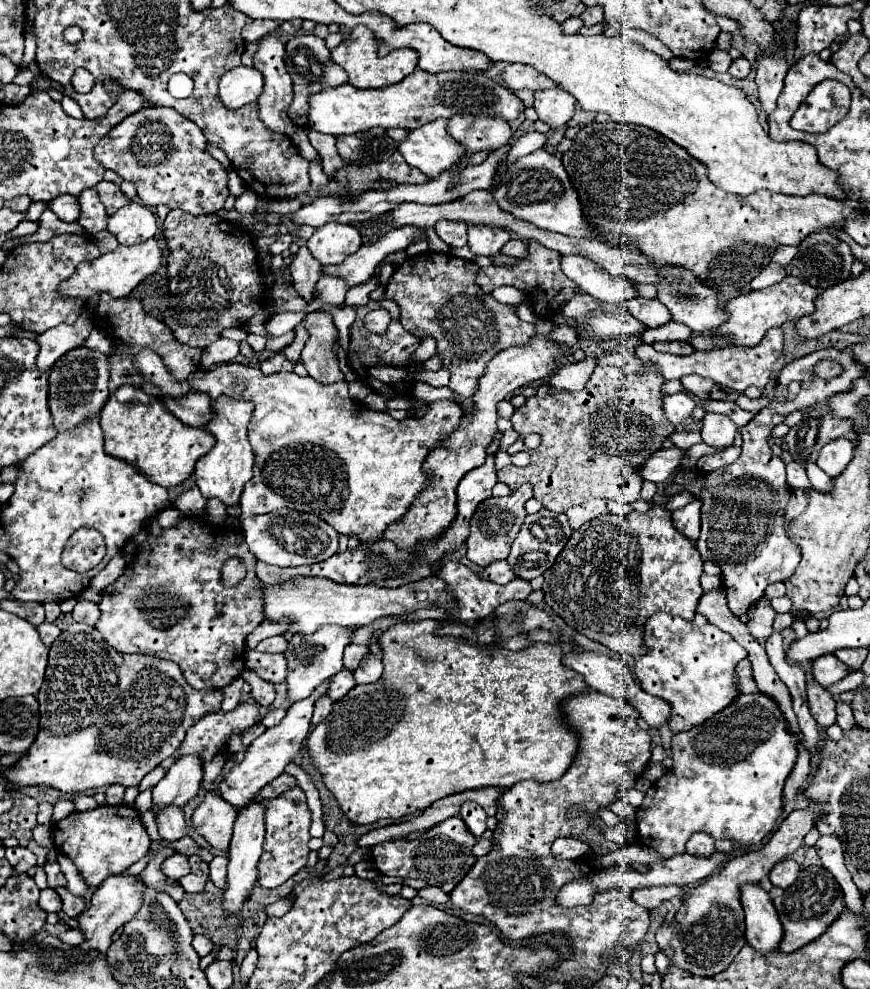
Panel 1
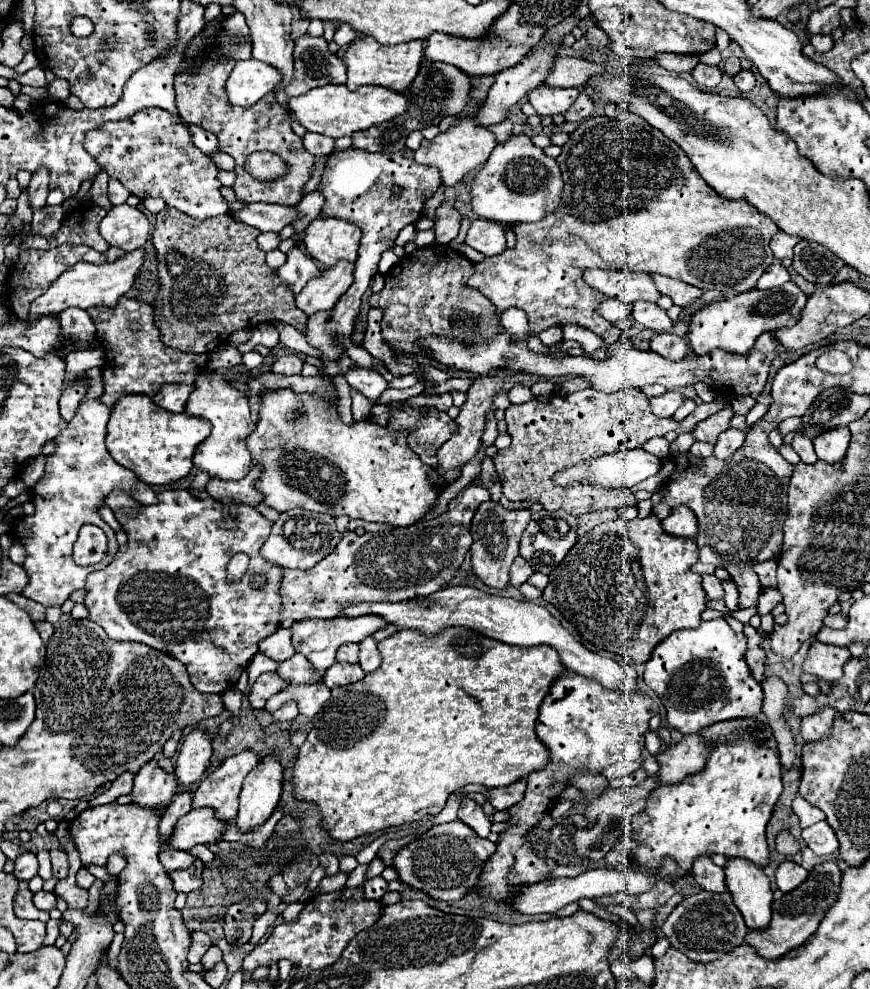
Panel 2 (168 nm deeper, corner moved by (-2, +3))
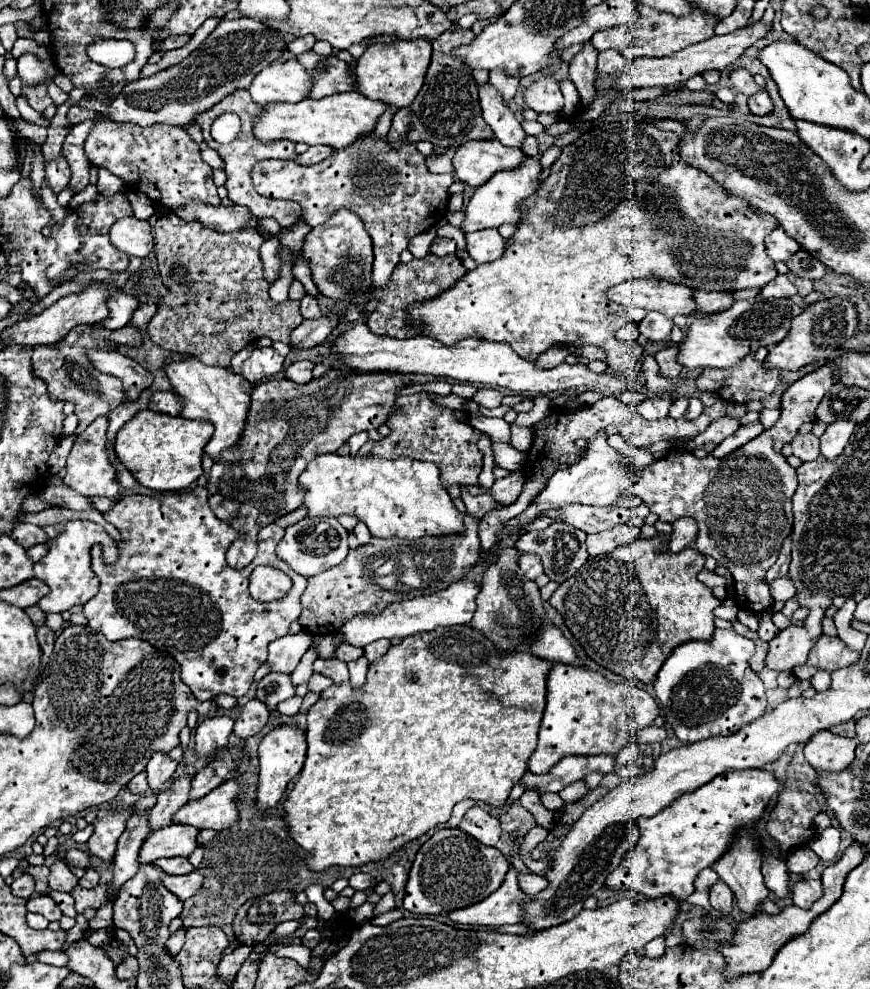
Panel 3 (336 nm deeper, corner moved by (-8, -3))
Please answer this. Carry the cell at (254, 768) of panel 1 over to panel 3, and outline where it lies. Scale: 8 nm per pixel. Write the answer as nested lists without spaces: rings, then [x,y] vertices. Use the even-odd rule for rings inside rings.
[[[224,782],[204,798],[188,802],[174,814],[174,824],[188,824],[198,830],[222,830],[236,824],[236,796],[240,794],[238,782]]]

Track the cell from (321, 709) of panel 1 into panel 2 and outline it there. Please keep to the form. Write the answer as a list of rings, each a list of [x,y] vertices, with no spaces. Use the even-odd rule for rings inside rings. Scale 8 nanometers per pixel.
[[[316,682],[316,684],[304,684],[304,686],[294,686],[294,688],[286,688],[278,694],[274,694],[268,702],[266,702],[266,710],[268,712],[274,712],[278,710],[284,702],[288,700],[294,700],[300,708],[300,714],[302,716],[308,716],[308,718],[314,718],[324,702],[330,698],[330,688],[326,688],[326,684],[322,682]]]

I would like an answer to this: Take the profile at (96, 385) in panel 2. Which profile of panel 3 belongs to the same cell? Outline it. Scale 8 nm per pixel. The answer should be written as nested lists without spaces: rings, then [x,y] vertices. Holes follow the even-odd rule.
[[[76,326],[66,338],[52,346],[36,346],[32,352],[32,372],[36,378],[42,378],[48,386],[48,396],[52,400],[72,402],[74,414],[78,416],[78,430],[76,434],[84,432],[88,424],[92,424],[98,416],[108,416],[116,406],[122,404],[124,392],[120,380],[110,374],[98,372],[86,352],[100,348],[100,350],[116,350],[118,344],[140,344],[142,336],[136,326],[124,326],[118,330],[106,330],[102,326]]]

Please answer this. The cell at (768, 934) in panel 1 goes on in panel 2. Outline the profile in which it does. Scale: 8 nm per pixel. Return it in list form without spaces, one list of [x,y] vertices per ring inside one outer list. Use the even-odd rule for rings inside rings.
[[[744,858],[726,862],[726,886],[732,892],[734,904],[744,916],[748,930],[764,930],[772,920],[772,890],[770,880],[760,866]]]

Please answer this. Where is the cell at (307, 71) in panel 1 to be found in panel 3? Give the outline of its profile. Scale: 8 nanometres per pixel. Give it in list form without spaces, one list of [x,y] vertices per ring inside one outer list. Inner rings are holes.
[[[308,52],[298,56],[298,62],[306,66],[308,74],[314,80],[310,98],[324,98],[336,92],[352,90],[352,76],[348,74],[348,64],[338,60],[336,56],[320,56],[316,52]]]

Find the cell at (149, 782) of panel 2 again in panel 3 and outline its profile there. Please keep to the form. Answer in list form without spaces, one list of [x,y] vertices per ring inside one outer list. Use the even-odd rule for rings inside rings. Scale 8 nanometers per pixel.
[[[156,752],[150,758],[150,762],[146,766],[146,772],[148,772],[148,782],[150,782],[152,792],[158,794],[166,786],[166,782],[172,780],[172,776],[176,772],[176,766],[178,766],[178,762],[172,760],[168,754],[162,754],[162,752]]]

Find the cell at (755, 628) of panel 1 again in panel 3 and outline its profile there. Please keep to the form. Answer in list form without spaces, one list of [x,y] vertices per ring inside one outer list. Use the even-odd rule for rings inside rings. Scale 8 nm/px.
[[[788,576],[774,578],[774,580],[770,582],[770,590],[772,590],[772,596],[774,596],[776,602],[786,602],[786,600],[790,600],[790,598],[796,594],[794,582],[792,582]]]

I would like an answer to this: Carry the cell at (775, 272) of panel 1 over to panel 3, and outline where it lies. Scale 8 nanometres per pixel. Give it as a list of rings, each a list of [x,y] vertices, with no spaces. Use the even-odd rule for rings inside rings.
[[[778,274],[776,280],[772,280],[770,284],[766,284],[760,292],[760,296],[764,300],[770,300],[770,298],[792,298],[796,294],[796,286],[782,274]]]

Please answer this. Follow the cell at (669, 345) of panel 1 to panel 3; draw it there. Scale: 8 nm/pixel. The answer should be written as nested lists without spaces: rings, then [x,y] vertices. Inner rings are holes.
[[[662,348],[656,352],[656,362],[658,362],[658,372],[664,378],[676,378],[682,370],[682,366],[676,362],[676,348]]]

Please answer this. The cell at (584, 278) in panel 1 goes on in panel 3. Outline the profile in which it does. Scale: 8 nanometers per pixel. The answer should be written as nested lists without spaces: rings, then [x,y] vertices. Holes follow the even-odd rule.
[[[630,280],[608,290],[608,298],[630,308],[644,308],[646,312],[656,310],[668,318],[696,312],[694,290],[666,280]]]

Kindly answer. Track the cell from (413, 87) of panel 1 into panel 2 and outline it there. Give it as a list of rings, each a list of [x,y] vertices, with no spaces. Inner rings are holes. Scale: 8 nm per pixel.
[[[330,84],[330,86],[312,88],[302,96],[290,98],[288,106],[292,116],[306,130],[340,138],[340,136],[350,136],[352,132],[358,132],[358,130],[366,130],[374,124],[392,120],[396,116],[402,116],[408,110],[408,94],[394,92],[382,86],[360,86],[358,90],[348,90],[346,84],[340,84],[340,86]]]

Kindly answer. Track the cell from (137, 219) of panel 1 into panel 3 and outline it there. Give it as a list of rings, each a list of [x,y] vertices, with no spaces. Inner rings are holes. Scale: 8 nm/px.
[[[134,216],[120,218],[110,230],[110,240],[124,254],[138,256],[138,258],[148,256],[154,248],[150,224],[146,220],[134,218]]]

